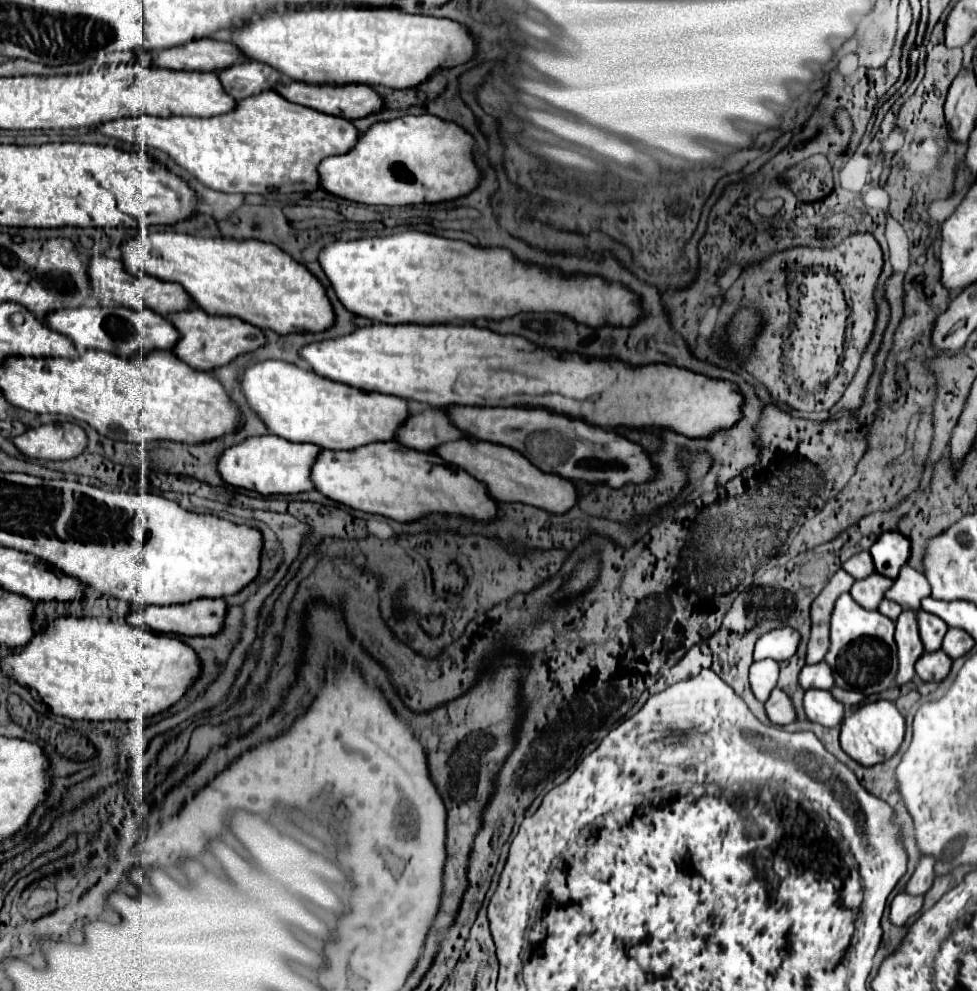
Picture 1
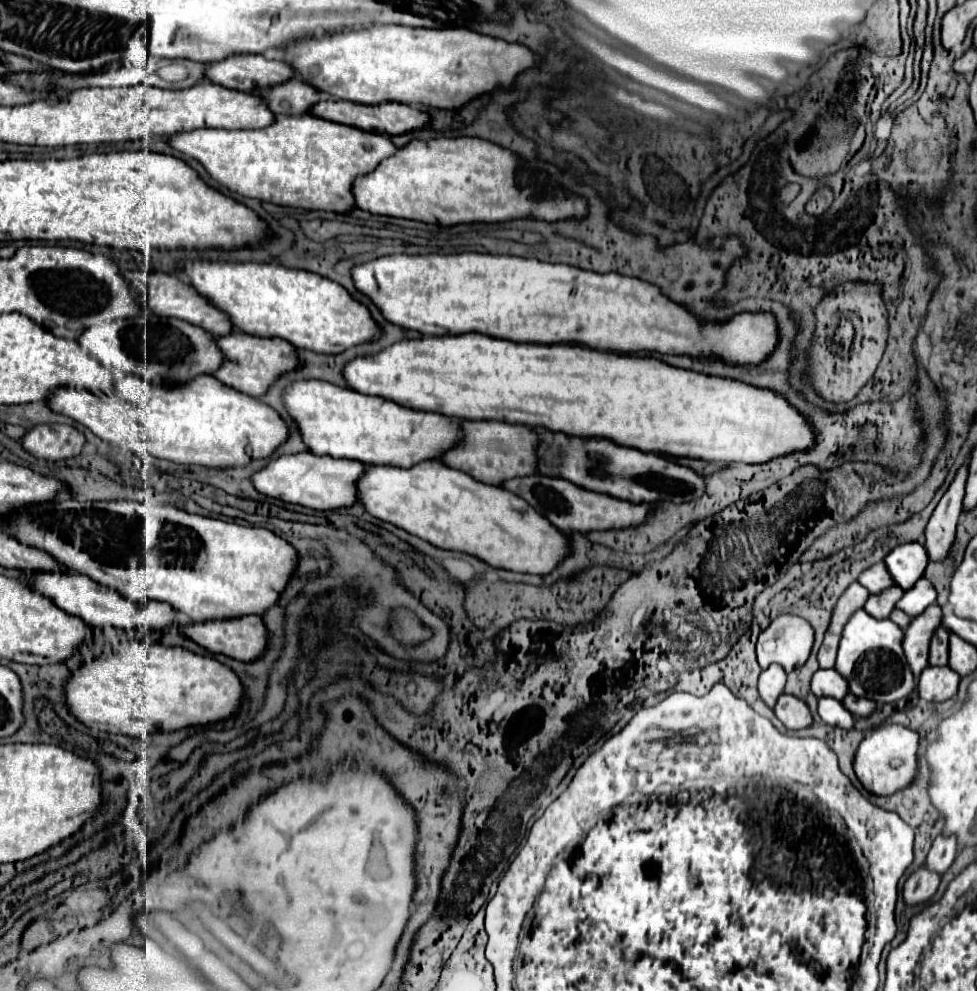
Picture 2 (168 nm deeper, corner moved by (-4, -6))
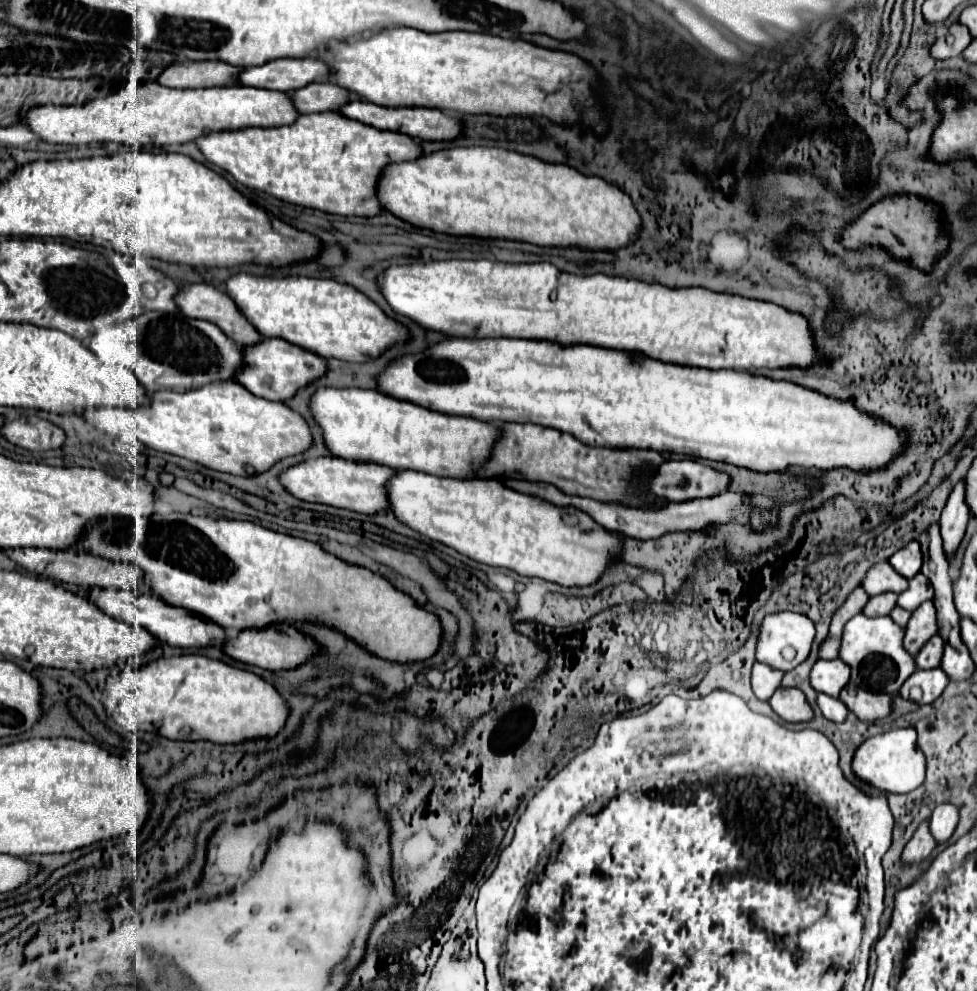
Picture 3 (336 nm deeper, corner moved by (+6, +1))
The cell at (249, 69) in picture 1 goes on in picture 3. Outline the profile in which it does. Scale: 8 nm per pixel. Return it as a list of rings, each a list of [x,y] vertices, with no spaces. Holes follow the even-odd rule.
[[[321,82],[291,92],[291,98],[301,114],[311,114],[311,112],[339,112],[339,108],[349,102],[349,94],[351,94],[349,90],[337,84]]]

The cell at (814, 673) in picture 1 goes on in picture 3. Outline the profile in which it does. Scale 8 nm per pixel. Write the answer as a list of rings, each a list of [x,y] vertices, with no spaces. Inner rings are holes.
[[[819,660],[811,670],[811,686],[817,692],[839,696],[839,692],[849,682],[849,666],[845,666],[843,660]]]

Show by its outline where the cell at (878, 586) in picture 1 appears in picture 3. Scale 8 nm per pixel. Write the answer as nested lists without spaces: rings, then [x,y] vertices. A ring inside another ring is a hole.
[[[885,592],[879,596],[873,596],[869,604],[865,606],[863,614],[875,618],[875,616],[889,616],[889,612],[897,606],[897,596],[893,592]]]

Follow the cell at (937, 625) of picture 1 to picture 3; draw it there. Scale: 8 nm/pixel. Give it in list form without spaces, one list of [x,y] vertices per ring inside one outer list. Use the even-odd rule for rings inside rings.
[[[935,634],[925,646],[923,650],[915,656],[917,668],[921,670],[931,670],[937,668],[941,664],[941,656],[943,656],[943,638],[939,634]]]

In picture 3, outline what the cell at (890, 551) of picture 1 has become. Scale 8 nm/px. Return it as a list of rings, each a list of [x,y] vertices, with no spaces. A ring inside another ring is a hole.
[[[909,542],[903,550],[895,552],[889,558],[889,564],[903,574],[905,578],[913,578],[915,574],[921,572],[921,564],[923,564],[923,556],[921,556],[921,548],[919,542]]]

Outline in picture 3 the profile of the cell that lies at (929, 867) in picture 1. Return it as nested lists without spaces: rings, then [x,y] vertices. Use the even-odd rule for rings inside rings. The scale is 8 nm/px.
[[[939,804],[931,814],[931,834],[937,842],[945,842],[951,838],[957,822],[959,808],[955,804]]]

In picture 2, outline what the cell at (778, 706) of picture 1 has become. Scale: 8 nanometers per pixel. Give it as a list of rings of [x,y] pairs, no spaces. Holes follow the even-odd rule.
[[[785,693],[779,697],[779,701],[775,705],[775,715],[791,731],[805,729],[813,721],[807,705],[801,699],[797,699],[793,695],[785,695]]]

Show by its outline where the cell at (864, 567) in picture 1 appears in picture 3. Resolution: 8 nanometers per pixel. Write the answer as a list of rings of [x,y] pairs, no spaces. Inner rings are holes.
[[[881,562],[869,570],[869,574],[861,586],[865,588],[865,592],[869,596],[877,596],[883,592],[901,594],[909,588],[909,580],[903,578],[901,574],[897,574],[889,562]]]

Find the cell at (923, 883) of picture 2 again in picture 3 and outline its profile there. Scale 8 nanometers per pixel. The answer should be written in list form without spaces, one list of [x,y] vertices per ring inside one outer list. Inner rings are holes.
[[[927,818],[925,822],[919,824],[913,838],[907,842],[907,846],[903,850],[903,862],[907,862],[907,864],[921,862],[933,852],[933,848],[935,848],[935,838],[929,830],[929,818]]]

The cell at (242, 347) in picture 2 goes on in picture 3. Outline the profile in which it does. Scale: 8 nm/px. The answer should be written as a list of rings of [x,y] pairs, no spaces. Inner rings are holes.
[[[265,338],[255,346],[247,346],[243,350],[243,356],[245,356],[245,366],[237,376],[237,382],[243,384],[251,394],[273,402],[285,402],[293,398],[301,388],[327,374],[325,358],[321,358],[315,352],[303,350],[295,344],[289,344],[281,338]]]

